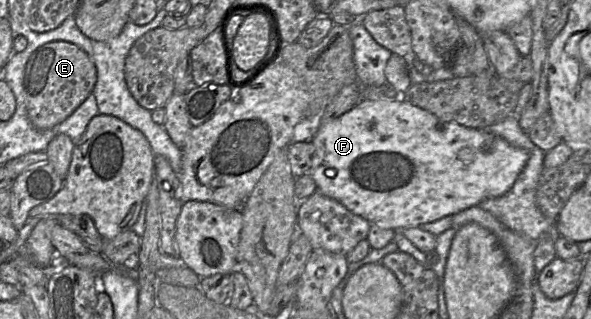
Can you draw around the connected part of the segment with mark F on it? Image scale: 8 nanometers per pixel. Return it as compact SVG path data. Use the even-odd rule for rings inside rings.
M401 97L400 100L361 99L351 110L332 120L322 120L310 138L314 145L311 168L308 172L316 183L317 191L335 199L348 210L370 223L382 228L401 231L405 228L419 227L448 215L455 215L481 201L496 198L507 193L525 167L529 154L525 149L509 144L505 139L491 133L488 129L475 129L462 126L454 121L443 122L429 111L415 106Z

